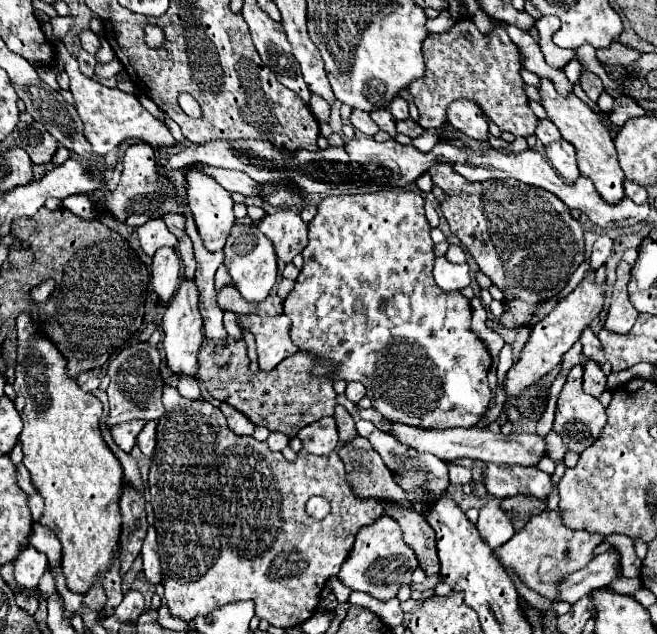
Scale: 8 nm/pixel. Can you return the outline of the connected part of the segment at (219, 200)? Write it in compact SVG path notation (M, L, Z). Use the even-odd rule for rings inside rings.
M193 163L185 169L185 181L187 181L187 207L191 209L191 213L195 217L195 223L197 223L199 235L203 237L205 247L209 251L223 249L225 239L229 237L229 231L235 223L231 193L227 189L223 189L211 175L203 173L197 163Z

